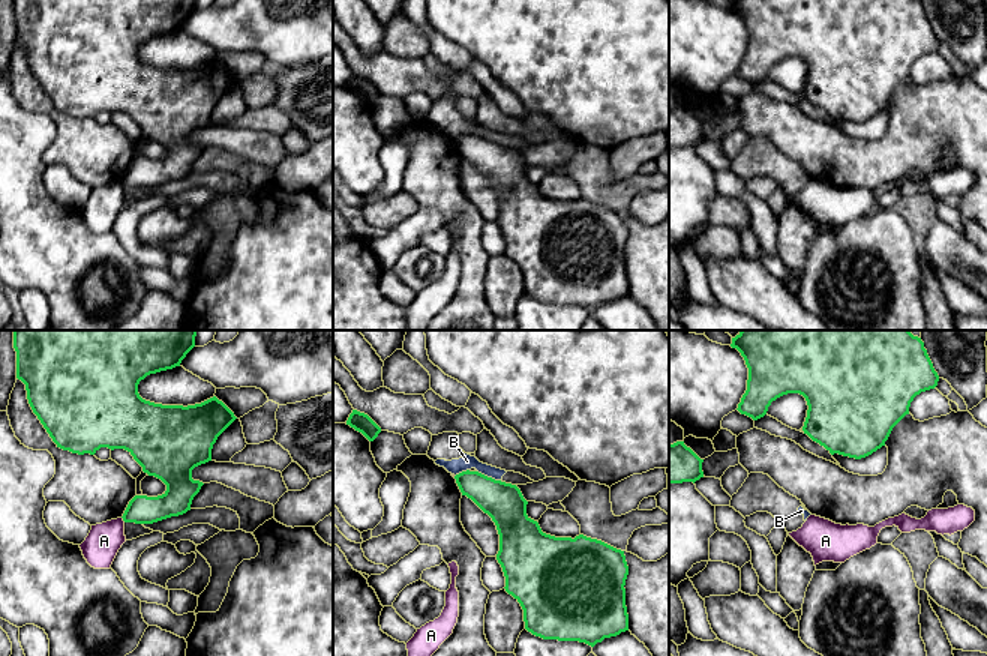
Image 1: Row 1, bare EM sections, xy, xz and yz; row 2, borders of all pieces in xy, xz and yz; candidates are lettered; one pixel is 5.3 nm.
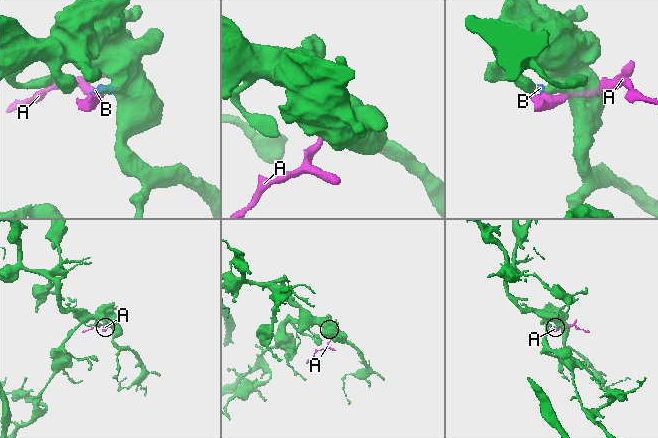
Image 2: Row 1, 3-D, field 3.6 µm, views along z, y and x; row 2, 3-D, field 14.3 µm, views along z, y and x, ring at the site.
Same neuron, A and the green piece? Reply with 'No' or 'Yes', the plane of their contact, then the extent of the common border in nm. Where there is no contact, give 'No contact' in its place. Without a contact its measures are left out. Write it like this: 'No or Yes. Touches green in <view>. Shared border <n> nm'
No. Touches green in xy. Shared border 40 nm

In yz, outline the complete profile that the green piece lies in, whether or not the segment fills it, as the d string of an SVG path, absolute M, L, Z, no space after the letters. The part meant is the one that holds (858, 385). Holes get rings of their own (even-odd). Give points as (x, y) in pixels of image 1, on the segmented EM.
M741 330L730 347L741 353L748 368L747 390L736 408L741 414L758 420L777 398L800 393L808 405L804 434L831 455L855 459L885 446L892 428L909 414L914 398L939 381L924 342L909 330Z

